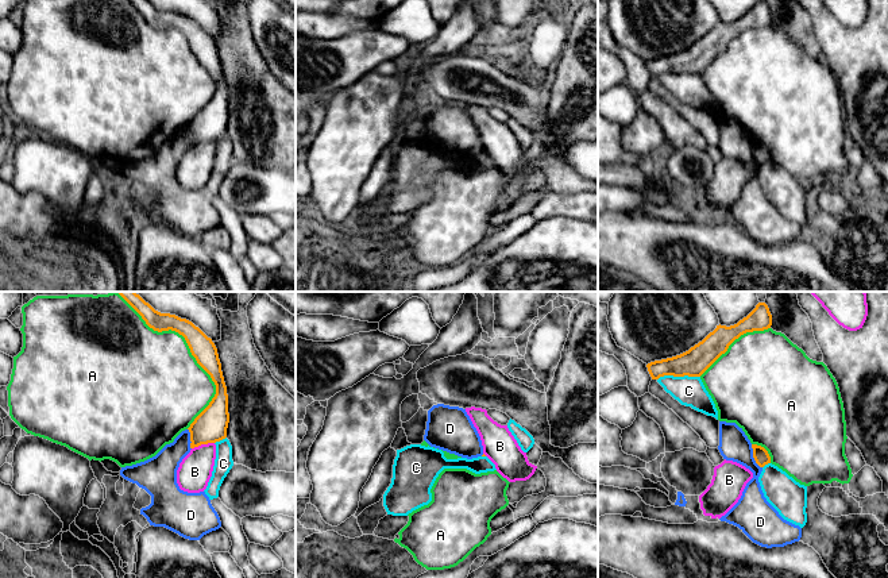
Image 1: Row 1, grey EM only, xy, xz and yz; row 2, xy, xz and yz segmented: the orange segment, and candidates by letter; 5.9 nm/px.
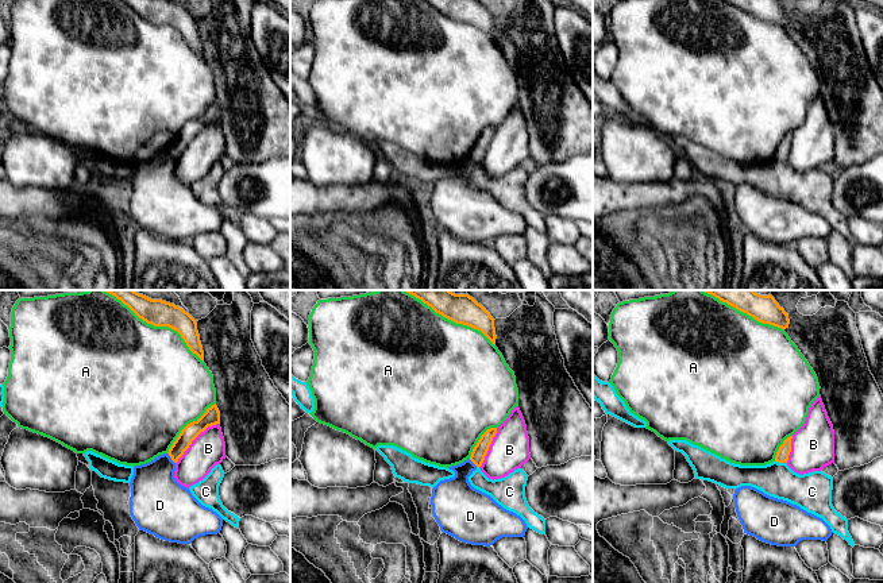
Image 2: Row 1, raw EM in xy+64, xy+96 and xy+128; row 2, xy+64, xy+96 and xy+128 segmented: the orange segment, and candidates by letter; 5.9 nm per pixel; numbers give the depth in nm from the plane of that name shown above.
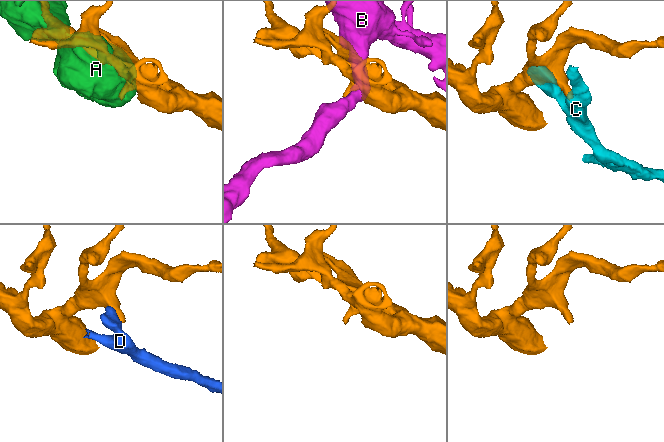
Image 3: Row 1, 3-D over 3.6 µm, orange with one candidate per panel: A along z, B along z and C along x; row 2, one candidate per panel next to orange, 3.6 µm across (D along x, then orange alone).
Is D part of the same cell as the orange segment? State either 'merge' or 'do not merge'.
do not merge

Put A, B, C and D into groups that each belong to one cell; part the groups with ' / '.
A / B / C / D

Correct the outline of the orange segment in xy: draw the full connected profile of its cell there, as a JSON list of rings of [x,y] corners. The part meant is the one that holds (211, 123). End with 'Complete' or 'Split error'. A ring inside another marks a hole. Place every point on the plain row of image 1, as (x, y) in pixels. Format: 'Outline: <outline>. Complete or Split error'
Outline: [[[128,0],[154,28],[175,28],[182,32],[197,61],[211,73],[216,82],[216,92],[209,103],[194,116],[188,126],[190,146],[201,142],[216,140],[227,135],[229,120],[228,92],[224,80],[217,46],[198,24],[175,12],[161,11],[148,0]]]. Complete

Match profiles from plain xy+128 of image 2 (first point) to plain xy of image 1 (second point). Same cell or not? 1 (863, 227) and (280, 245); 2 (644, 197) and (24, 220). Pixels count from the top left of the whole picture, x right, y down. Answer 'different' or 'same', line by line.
1: different
2: same

